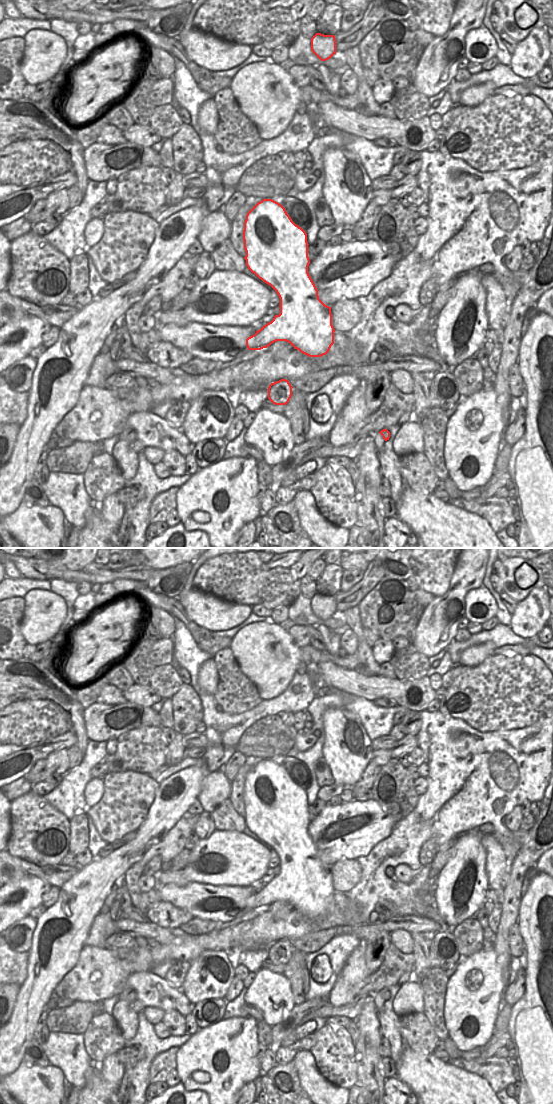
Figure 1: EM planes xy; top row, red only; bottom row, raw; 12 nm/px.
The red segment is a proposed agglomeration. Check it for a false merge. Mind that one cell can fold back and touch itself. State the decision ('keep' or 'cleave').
keep

